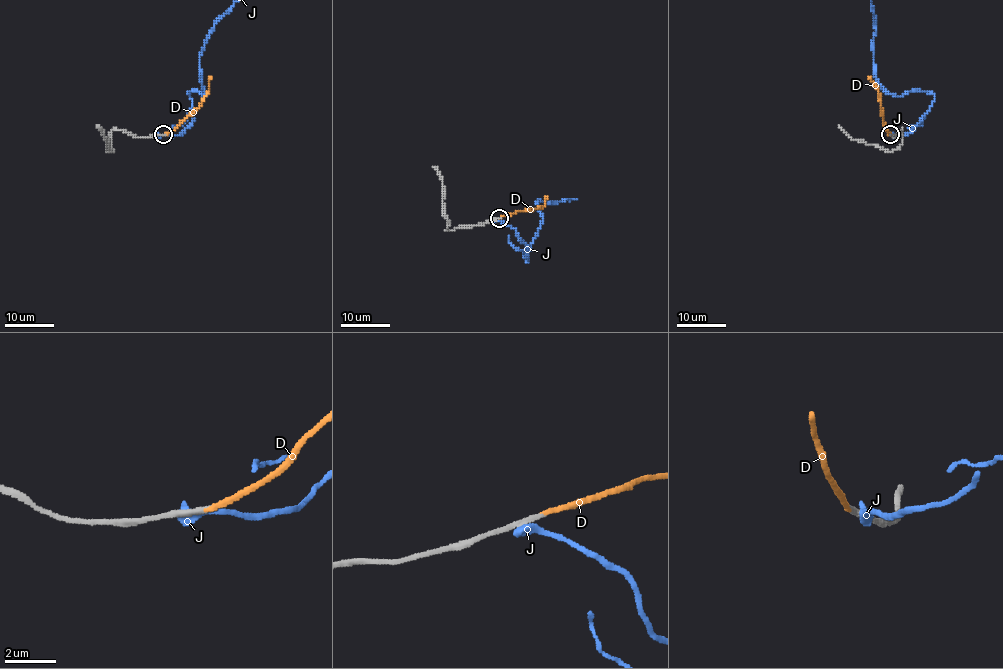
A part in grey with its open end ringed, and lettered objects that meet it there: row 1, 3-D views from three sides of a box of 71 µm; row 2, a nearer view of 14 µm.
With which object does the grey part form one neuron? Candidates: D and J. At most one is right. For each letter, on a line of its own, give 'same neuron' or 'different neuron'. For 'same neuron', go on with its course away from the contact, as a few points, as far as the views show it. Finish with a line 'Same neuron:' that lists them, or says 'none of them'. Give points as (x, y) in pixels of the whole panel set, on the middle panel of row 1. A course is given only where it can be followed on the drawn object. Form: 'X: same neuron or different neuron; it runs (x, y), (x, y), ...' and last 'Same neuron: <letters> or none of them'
D: same neuron; it runs (498, 217), (544, 206), (546, 197)
J: different neuron
Same neuron: D

